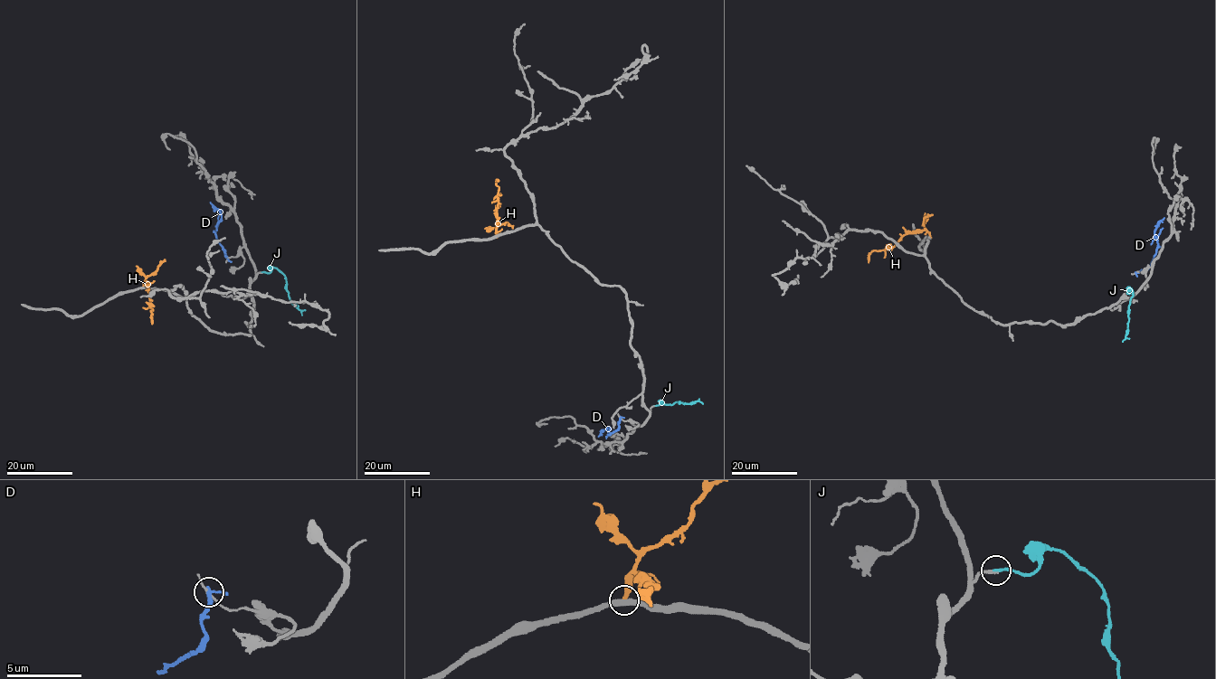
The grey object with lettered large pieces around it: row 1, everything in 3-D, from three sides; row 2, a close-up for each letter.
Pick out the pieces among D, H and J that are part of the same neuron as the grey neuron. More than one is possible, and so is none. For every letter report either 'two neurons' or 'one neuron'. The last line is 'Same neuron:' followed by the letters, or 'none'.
D: two neurons
H: two neurons
J: one neuron
Same neuron: J

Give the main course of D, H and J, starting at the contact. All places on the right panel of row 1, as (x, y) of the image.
D: (1136, 272), (1144, 269), (1154, 257), (1158, 242), (1154, 230), (1164, 217)
H: (930, 237), (926, 230), (907, 231), (893, 247), (872, 250), (868, 262)
J: (1129, 291), (1132, 290), (1133, 296), (1130, 300), (1125, 337), (1129, 338)

